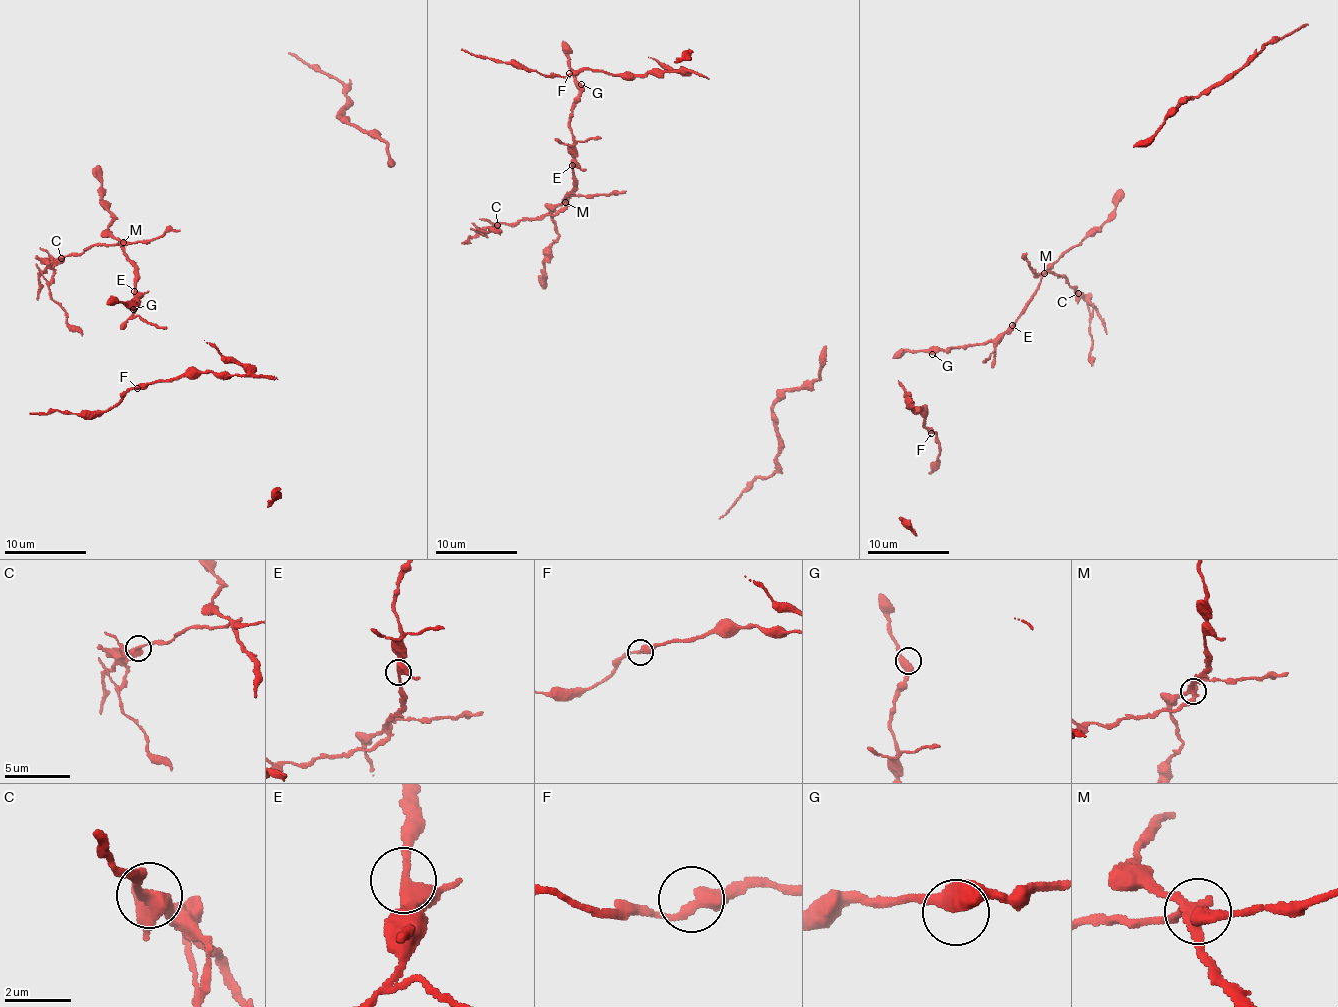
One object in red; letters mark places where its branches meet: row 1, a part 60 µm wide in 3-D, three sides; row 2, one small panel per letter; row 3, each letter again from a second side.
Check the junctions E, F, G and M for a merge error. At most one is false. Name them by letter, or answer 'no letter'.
M

